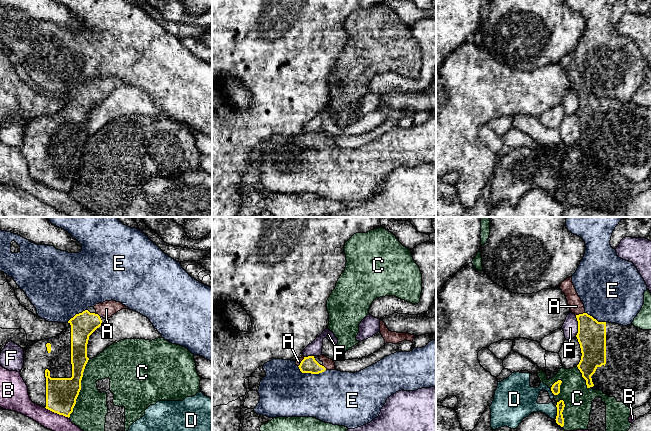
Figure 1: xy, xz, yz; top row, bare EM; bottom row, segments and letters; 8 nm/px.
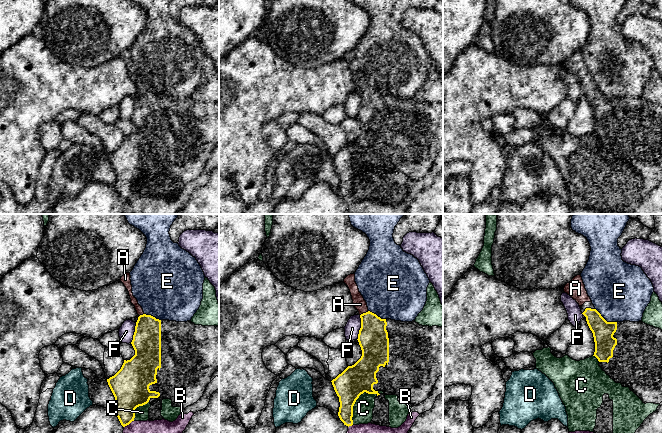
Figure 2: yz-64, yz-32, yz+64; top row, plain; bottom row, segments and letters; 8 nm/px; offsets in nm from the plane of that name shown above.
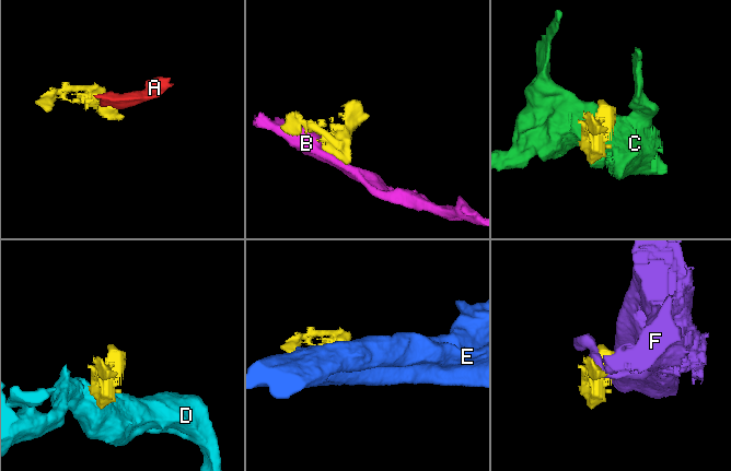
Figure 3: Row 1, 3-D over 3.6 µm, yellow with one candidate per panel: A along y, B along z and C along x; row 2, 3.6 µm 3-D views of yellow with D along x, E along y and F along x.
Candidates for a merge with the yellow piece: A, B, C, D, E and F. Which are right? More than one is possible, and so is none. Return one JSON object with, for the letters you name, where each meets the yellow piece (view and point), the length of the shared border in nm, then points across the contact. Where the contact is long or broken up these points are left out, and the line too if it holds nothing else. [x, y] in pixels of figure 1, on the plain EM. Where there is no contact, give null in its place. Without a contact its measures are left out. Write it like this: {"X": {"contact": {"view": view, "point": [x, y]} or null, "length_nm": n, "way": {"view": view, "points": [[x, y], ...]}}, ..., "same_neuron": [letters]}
{"A": {"contact": {"view": "yz", "point": [579, 90]}, "length_nm": 80, "way": {"view": "yz", "points": [[591, 111], [587, 100], [579, 90], [576, 82]]}}, "same_neuron": ["A"]}

